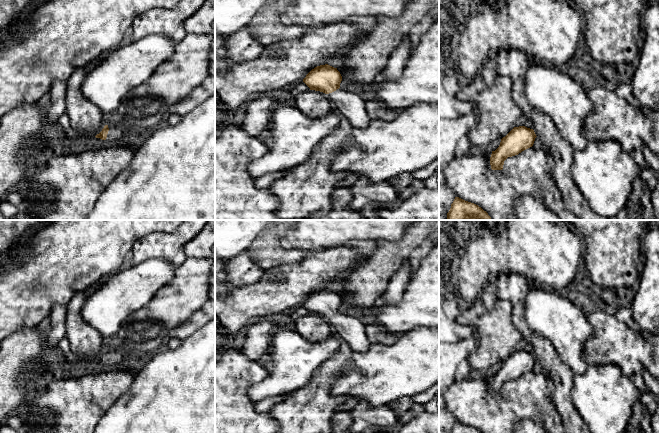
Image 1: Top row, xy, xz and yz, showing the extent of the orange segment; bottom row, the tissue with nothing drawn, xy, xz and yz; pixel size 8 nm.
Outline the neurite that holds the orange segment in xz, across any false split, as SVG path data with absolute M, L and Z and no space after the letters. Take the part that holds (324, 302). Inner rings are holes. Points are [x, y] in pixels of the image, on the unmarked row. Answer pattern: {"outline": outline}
{"outline": "M328 288L315 291L303 303L310 314L325 317L353 352L366 353L371 345L366 336L366 325L358 318L342 313L341 305L337 292Z"}

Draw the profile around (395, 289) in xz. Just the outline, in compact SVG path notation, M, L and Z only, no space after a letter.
M404 260L399 269L391 278L387 289L384 293L383 299L388 303L397 303L402 299L406 284L410 277L410 261Z

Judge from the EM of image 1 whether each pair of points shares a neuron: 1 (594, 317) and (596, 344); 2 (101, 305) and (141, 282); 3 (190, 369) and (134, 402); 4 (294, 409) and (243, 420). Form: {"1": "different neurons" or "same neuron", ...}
{"1": "same neuron", "2": "same neuron", "3": "same neuron", "4": "different neurons"}

